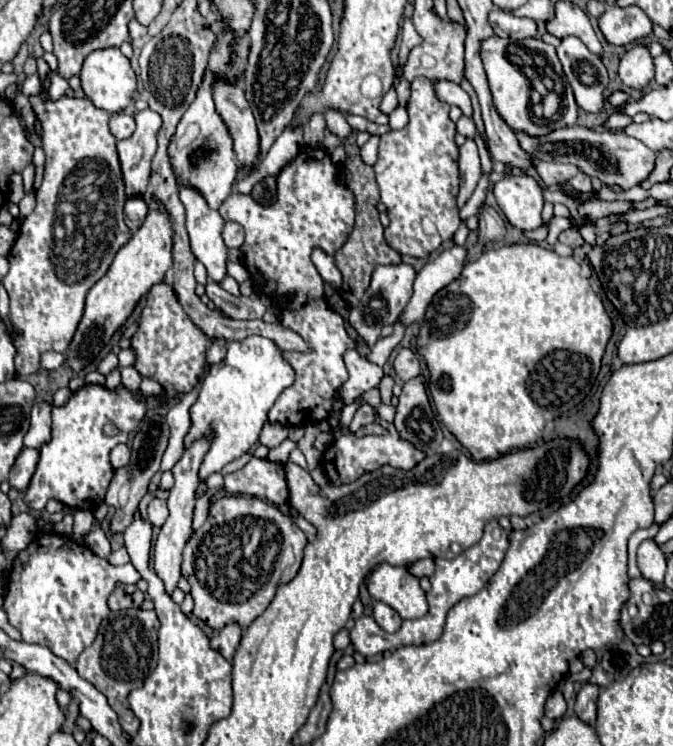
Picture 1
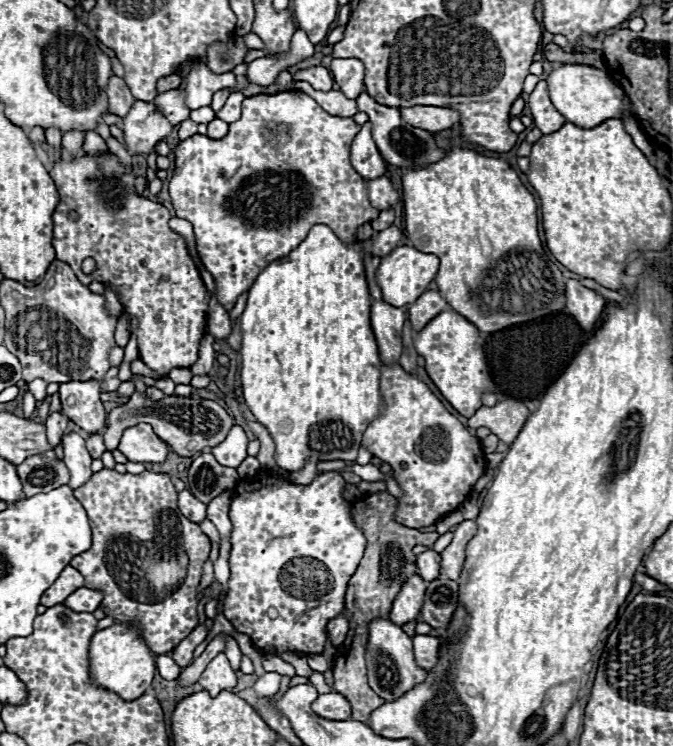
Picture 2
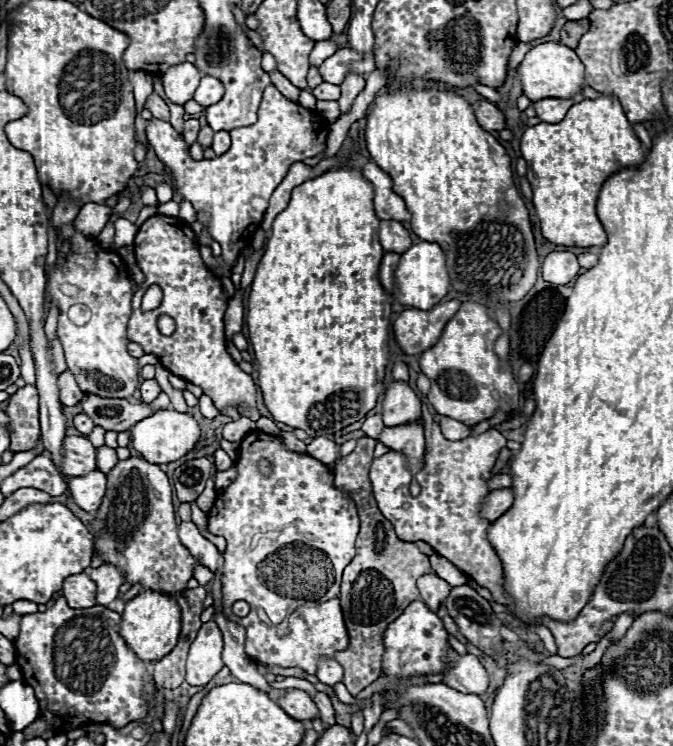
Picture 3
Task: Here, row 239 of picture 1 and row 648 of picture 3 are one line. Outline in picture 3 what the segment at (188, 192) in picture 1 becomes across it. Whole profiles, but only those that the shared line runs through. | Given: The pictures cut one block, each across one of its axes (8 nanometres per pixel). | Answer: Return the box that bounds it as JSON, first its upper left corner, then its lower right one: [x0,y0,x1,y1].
[186,622,224,686]

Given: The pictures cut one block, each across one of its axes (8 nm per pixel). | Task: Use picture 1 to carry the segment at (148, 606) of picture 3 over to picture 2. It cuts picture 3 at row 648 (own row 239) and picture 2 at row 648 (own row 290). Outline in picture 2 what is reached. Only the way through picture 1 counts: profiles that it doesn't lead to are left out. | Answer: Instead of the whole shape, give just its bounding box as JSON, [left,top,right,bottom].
[90,624,156,698]

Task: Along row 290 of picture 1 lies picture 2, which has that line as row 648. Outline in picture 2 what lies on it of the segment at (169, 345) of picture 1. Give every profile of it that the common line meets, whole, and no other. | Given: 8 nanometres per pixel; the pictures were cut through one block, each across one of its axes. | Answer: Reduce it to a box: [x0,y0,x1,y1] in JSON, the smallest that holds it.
[72,470,210,654]

